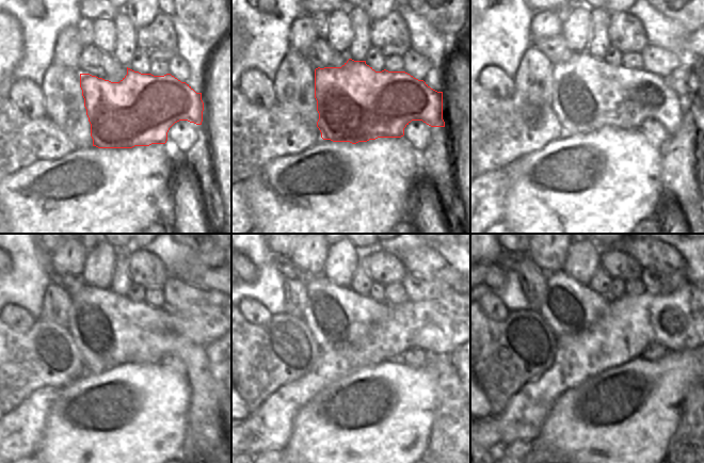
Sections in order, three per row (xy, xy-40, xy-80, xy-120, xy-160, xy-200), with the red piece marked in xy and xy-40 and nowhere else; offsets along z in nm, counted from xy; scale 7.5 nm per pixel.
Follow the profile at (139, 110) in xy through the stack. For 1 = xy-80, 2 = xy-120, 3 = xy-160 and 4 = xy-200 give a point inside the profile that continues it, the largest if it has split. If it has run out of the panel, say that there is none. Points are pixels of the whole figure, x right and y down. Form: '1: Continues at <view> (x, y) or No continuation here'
1: Continues at xy-80 (588, 93)
2: Continues at xy-120 (110, 330)
3: Continues at xy-160 (338, 317)
4: Continues at xy-200 (570, 307).

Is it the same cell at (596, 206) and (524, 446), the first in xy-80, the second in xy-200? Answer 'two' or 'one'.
two

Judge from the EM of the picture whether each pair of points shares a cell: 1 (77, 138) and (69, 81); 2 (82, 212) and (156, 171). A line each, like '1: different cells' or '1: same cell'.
1: same cell
2: same cell

